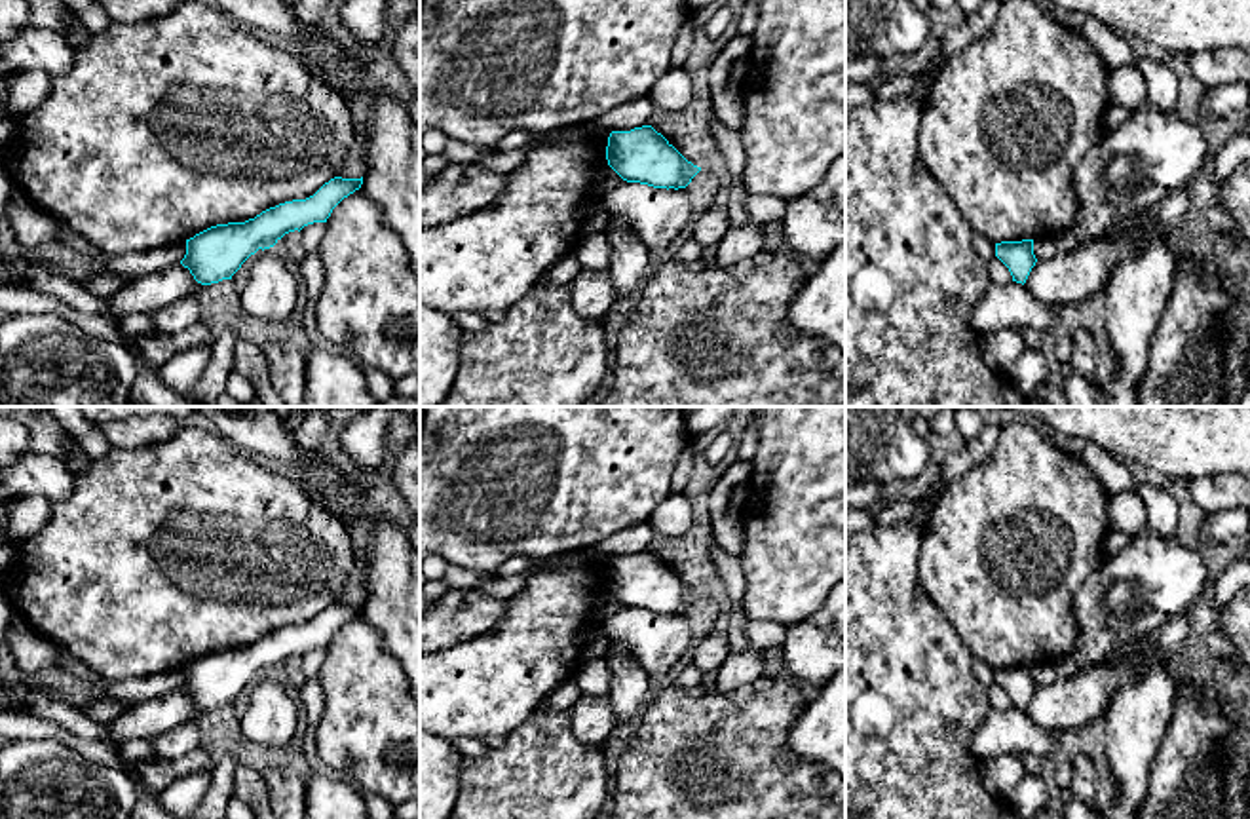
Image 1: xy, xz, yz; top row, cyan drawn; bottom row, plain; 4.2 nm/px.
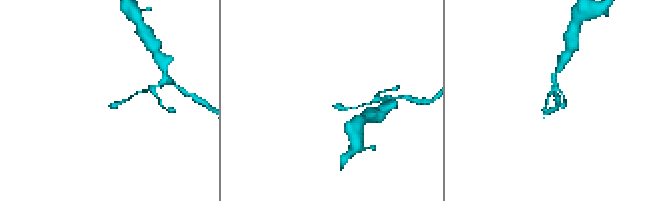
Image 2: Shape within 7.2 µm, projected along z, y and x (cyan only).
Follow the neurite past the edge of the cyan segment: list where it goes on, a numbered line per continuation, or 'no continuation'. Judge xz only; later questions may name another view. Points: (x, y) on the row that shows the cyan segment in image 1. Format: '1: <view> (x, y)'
no continuation

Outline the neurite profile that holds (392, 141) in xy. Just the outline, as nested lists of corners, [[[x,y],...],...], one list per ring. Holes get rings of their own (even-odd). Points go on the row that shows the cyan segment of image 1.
[[[369,91],[365,106],[361,143],[367,171],[361,190],[380,207],[384,224],[401,238],[420,283],[420,127],[407,105],[389,91]]]

